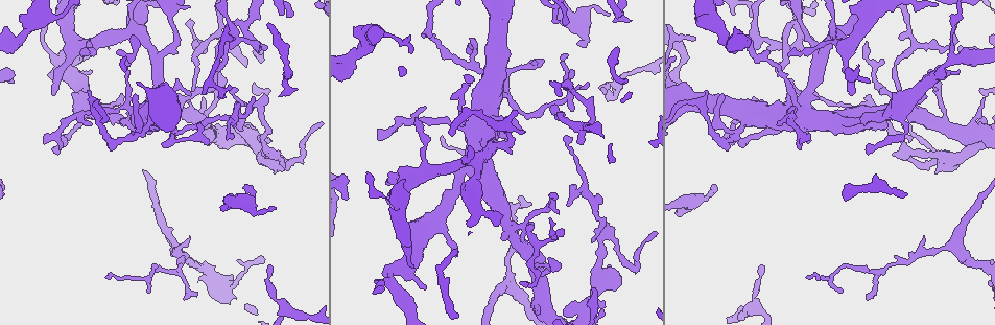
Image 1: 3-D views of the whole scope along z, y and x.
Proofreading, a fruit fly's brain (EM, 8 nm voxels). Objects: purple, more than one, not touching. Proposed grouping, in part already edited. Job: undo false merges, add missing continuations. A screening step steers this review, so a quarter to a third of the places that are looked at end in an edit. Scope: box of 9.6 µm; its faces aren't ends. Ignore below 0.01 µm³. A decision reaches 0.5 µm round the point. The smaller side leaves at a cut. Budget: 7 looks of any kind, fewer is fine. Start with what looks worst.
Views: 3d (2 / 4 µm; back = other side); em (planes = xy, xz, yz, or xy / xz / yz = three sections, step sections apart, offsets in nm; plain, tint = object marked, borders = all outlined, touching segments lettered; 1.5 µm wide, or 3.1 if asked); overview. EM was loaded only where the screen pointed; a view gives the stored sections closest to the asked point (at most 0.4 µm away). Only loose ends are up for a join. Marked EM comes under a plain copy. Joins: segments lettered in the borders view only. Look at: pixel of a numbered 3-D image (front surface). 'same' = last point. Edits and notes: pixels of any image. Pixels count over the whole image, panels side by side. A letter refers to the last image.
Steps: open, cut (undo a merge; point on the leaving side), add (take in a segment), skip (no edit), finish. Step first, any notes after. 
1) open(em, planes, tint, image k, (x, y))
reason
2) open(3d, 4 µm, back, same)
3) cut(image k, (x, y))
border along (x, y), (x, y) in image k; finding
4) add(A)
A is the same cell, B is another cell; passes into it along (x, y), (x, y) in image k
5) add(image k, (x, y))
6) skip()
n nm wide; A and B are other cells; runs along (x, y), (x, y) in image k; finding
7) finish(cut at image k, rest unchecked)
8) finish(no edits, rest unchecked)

open(3d, 4 µm, image 1, (610, 15))
an open end

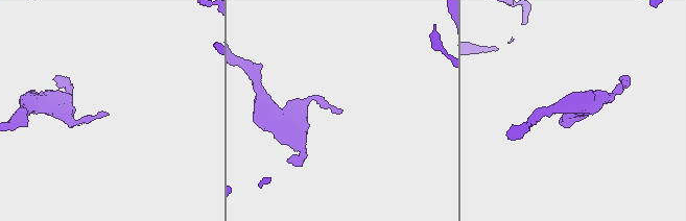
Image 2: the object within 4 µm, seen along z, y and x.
open(em, yz, step 4, borders, image 2, (340, 111))

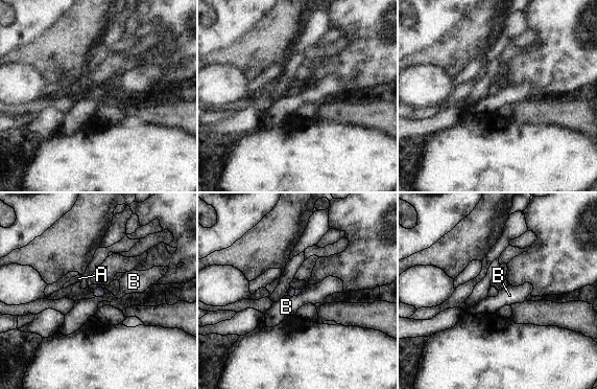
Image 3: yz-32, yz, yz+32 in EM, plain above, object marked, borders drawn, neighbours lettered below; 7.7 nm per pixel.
skip()
A and B are other cells; border along (106, 290), (102, 297), (94, 298) in image 3; no lettered segment goes on from it

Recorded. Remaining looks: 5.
open(em, planes, borders, image 1, (230, 138))
thin end

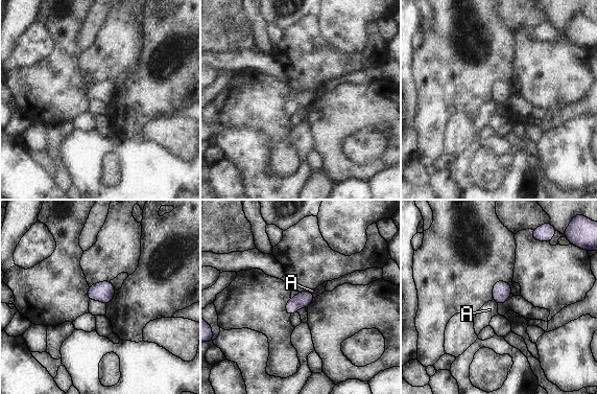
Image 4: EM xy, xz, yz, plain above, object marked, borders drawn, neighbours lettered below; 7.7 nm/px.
skip()
A is another cell; border along (492, 300), (497, 304) in image 4; none of them fits

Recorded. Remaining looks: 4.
open(em, planes, borders, image 1, (838, 290))
thin end

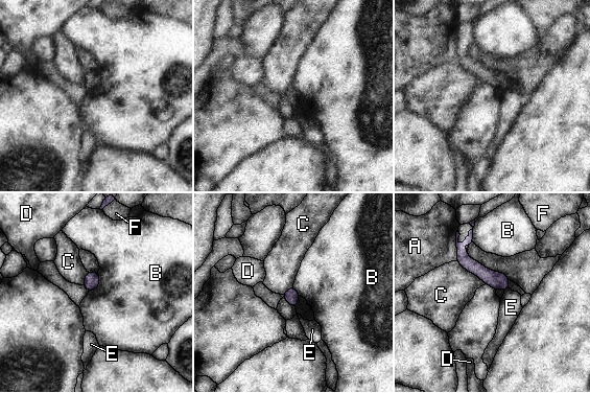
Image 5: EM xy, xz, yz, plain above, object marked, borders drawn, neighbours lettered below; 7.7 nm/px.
skip()
A, B, C, D, E and F are other cells; runs along (458, 244), (473, 267), (505, 285) in image 5; none of them fits

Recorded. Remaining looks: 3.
finish(no edits, rest unchecked)

